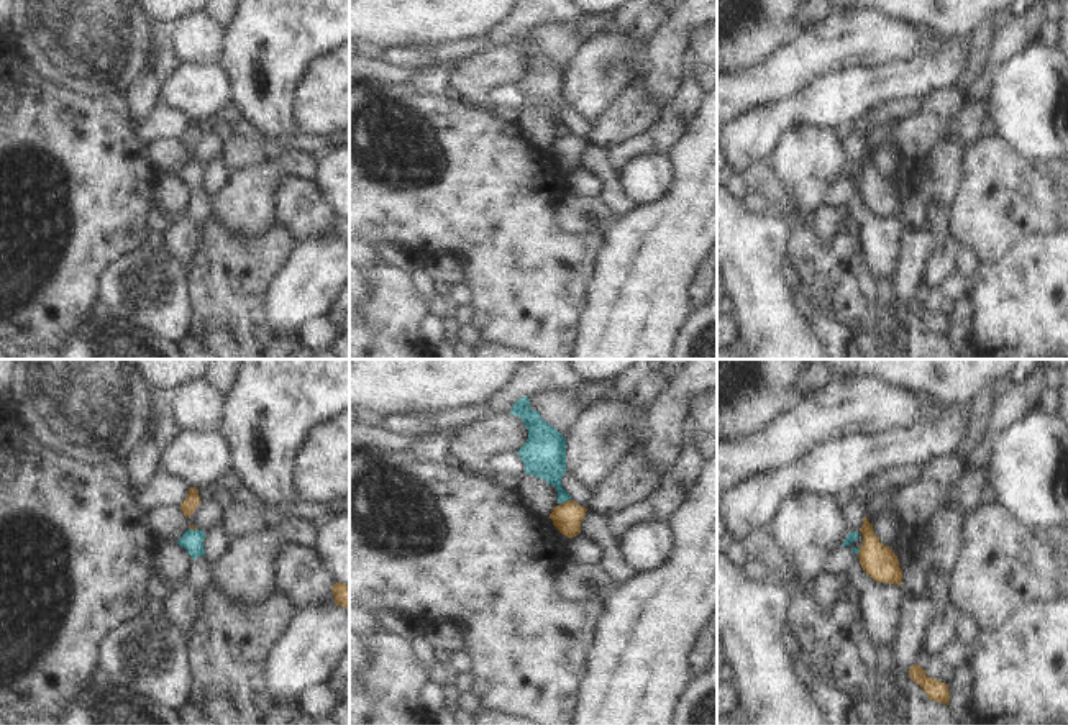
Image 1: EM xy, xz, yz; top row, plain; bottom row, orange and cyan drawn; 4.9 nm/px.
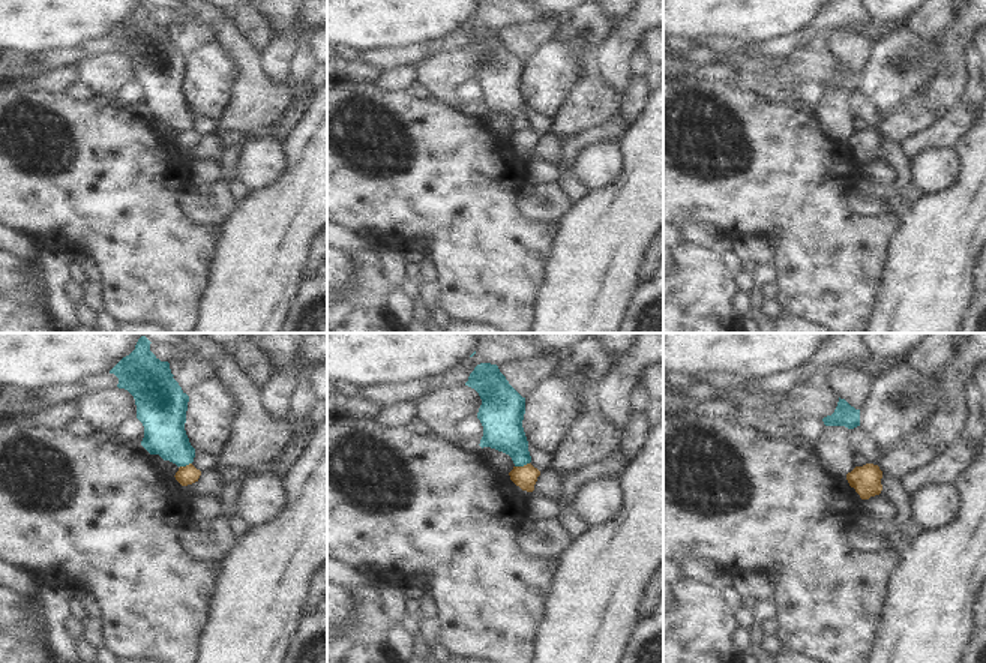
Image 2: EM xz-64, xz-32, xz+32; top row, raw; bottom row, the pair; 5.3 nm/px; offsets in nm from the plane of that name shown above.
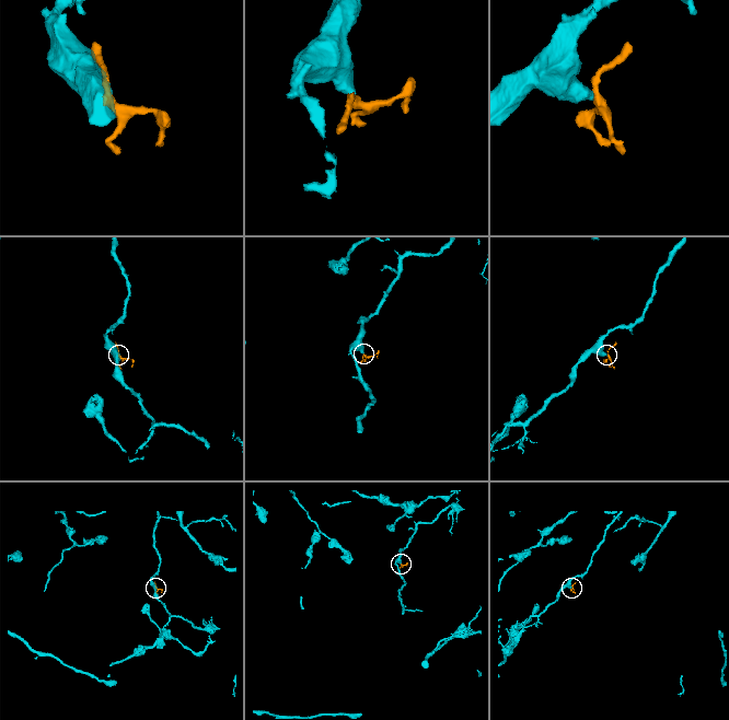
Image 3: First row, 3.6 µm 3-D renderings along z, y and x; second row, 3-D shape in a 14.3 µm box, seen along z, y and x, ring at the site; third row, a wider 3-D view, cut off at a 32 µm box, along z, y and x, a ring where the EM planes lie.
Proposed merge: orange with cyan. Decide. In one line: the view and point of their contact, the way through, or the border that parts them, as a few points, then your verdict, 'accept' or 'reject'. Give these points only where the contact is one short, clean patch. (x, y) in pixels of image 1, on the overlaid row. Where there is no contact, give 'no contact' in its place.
xz (565, 502) | along xz (570, 499), (560, 504) | reject

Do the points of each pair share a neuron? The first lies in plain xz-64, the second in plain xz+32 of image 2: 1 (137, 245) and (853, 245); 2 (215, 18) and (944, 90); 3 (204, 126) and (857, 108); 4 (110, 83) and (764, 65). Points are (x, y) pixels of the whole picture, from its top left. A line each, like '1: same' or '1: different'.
1: same
2: different
3: same
4: different

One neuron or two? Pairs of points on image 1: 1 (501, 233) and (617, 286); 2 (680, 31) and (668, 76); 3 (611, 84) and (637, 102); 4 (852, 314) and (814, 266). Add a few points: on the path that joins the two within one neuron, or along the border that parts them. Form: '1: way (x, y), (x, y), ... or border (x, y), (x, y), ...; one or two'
1: border (606, 238), (586, 314); two
2: way (671, 43), (668, 48), (668, 64); one
3: border (642, 58), (637, 61), (637, 77), (597, 120); two
4: way (852, 299), (852, 294), (829, 271); one

